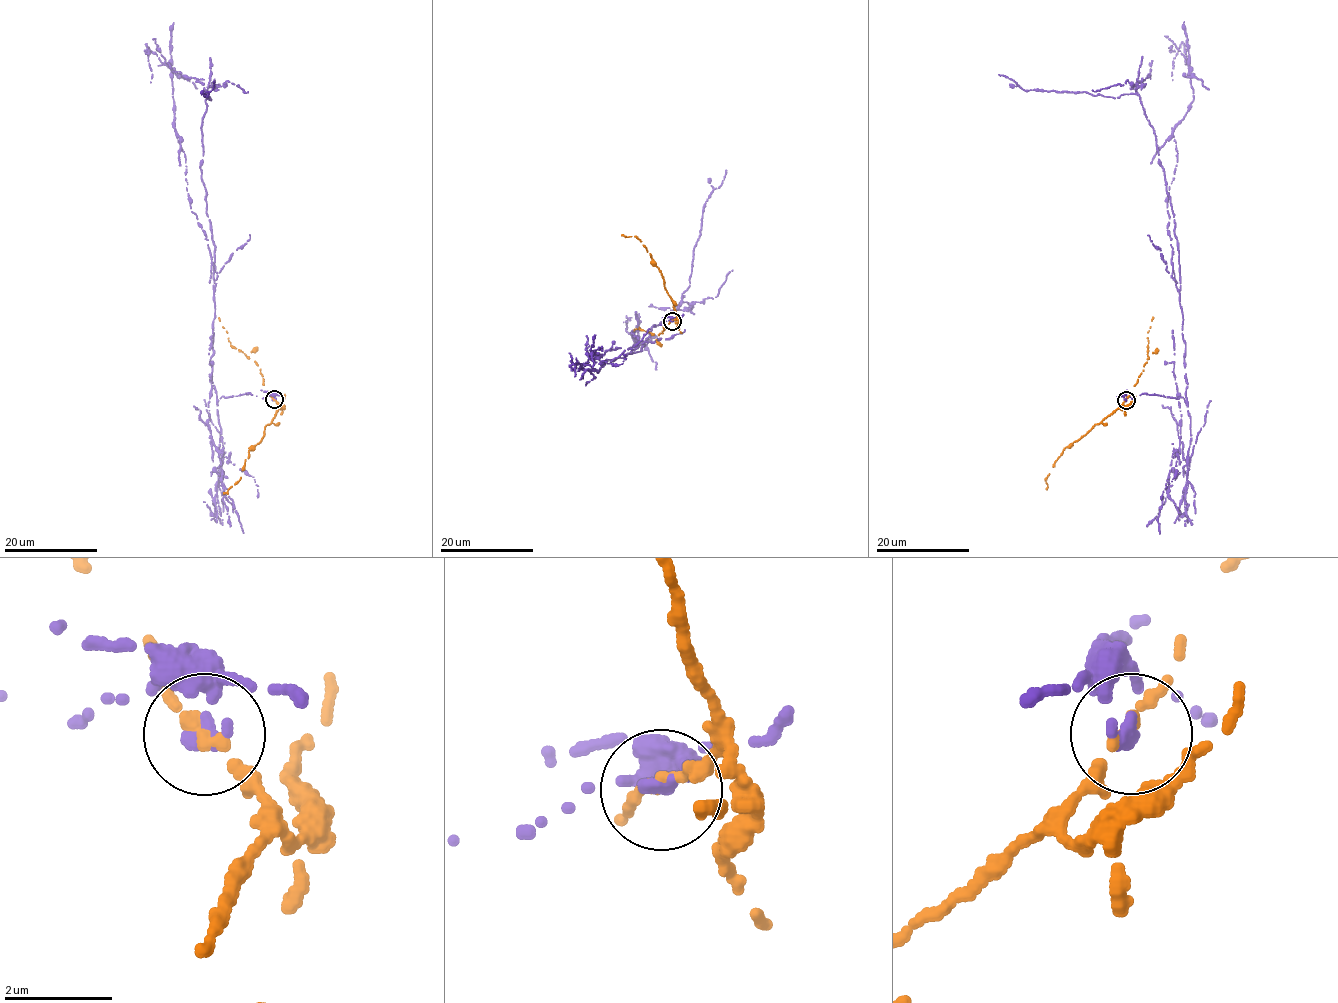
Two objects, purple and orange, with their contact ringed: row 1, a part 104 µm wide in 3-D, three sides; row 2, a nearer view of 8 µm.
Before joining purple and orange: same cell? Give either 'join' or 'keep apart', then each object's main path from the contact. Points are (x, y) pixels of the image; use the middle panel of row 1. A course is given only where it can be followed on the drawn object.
keep apart; purple runs (672, 321), (648, 330), (603, 365), (642, 351), (648, 332), (679, 305), (703, 205), (726, 170); orange runs (672, 320), (677, 312), (664, 289), (663, 276), (641, 241), (634, 236), (622, 235)

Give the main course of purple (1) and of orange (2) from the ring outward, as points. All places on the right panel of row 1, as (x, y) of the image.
1: (1126, 400), (1124, 394), (1142, 393), (1186, 399), (1178, 246), (1154, 130), (1136, 94), (1024, 91), (998, 75)
2: (1125, 400), (1063, 450), (1045, 480), (1046, 489)

